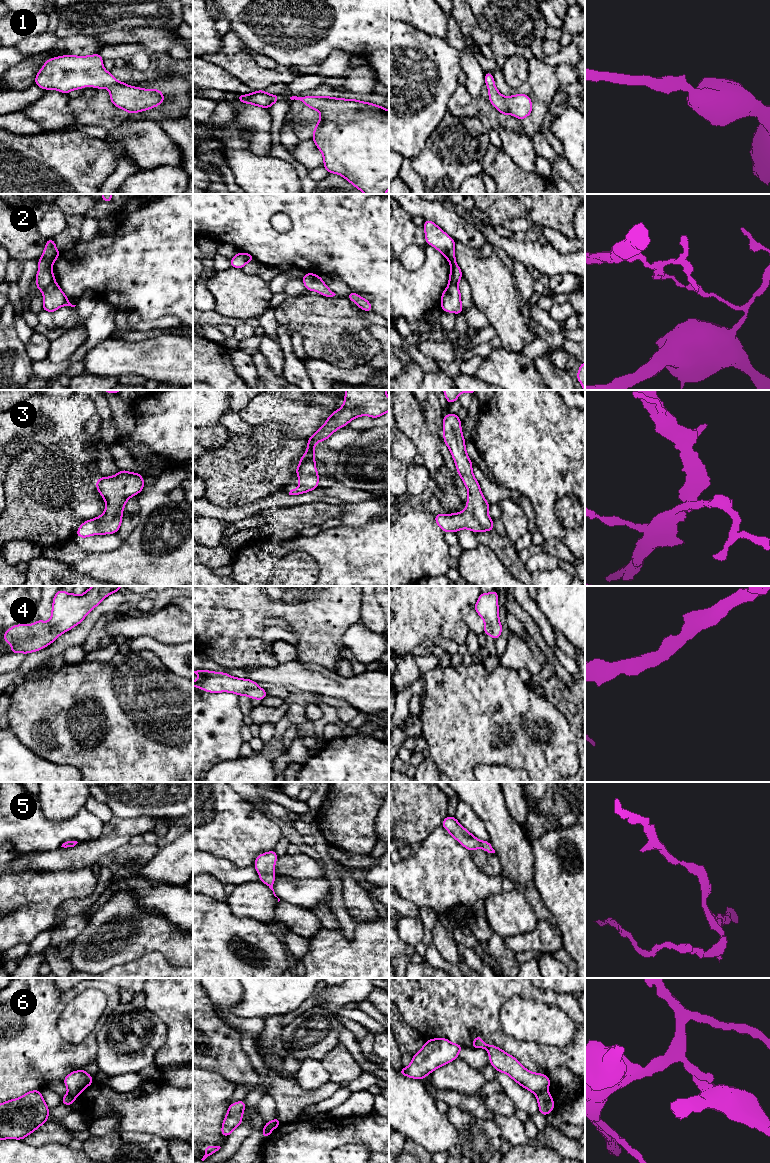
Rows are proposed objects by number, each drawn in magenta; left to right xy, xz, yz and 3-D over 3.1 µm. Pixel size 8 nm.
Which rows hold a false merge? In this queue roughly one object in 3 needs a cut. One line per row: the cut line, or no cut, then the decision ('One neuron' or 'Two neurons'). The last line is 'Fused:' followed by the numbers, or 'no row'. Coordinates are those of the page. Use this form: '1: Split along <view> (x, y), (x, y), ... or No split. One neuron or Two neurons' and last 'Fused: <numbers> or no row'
1: No split. One neuron
2: Split along xy (53, 281), (43, 290). Two neurons
3: No split. One neuron
4: No split. One neuron
5: No split. One neuron
6: Split along yz (545, 1090), (537, 1095). Two neurons
Fused: 2, 6

